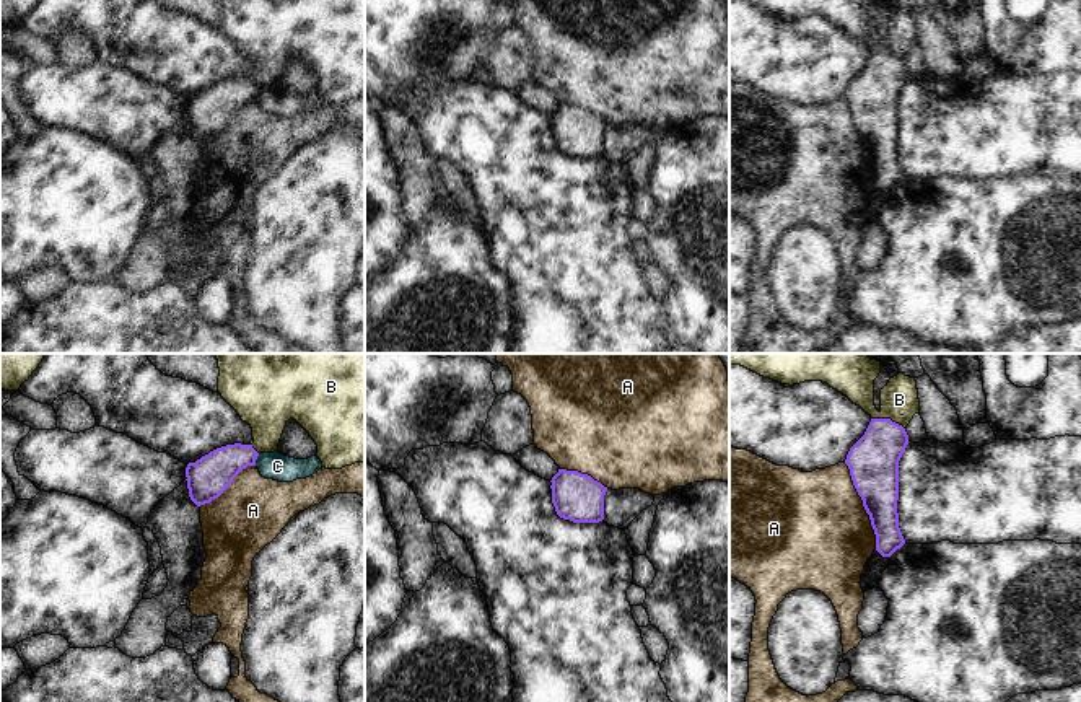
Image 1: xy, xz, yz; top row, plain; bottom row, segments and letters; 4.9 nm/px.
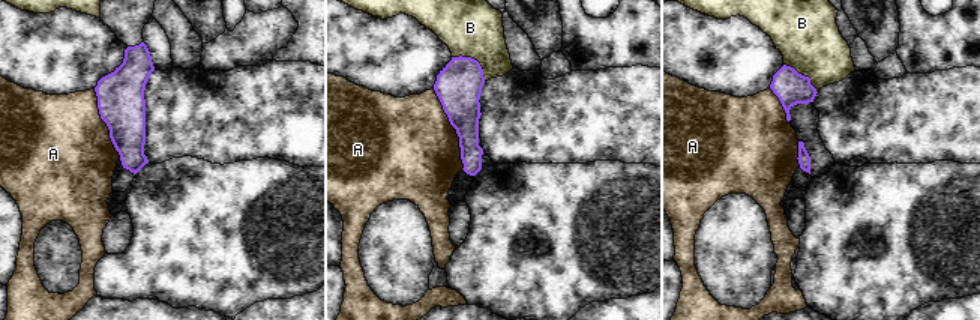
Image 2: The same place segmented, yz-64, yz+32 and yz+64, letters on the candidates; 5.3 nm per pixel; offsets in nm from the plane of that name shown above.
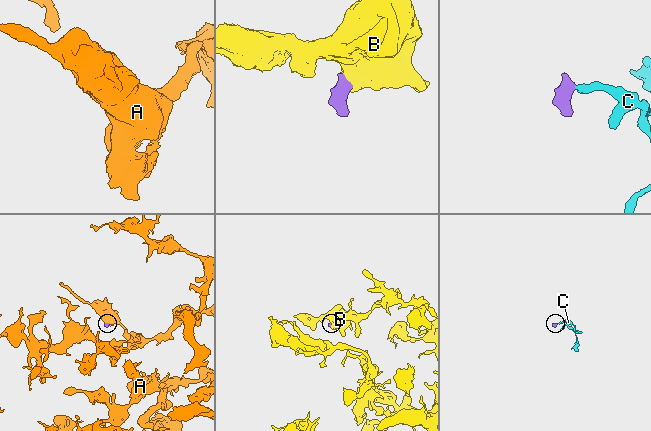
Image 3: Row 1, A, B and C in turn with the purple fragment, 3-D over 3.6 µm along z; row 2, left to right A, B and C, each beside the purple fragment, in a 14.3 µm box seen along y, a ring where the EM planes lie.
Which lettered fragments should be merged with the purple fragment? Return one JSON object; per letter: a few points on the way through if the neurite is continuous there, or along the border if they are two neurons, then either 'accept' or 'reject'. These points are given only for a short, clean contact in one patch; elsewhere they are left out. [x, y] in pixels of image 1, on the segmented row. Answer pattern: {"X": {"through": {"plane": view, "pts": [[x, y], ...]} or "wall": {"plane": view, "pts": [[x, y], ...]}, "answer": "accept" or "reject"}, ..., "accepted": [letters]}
{"A": {"wall": {"plane": "yz", "pts": [[844, 463], [868, 515], [876, 548]]}, "answer": "reject"}, "B": {"wall": {"plane": "yz", "pts": [[871, 417], [889, 417], [904, 429]]}, "answer": "reject"}, "C": {"wall": {"plane": "xy", "pts": [[259, 453], [254, 465]]}, "answer": "reject"}, "accepted": []}

